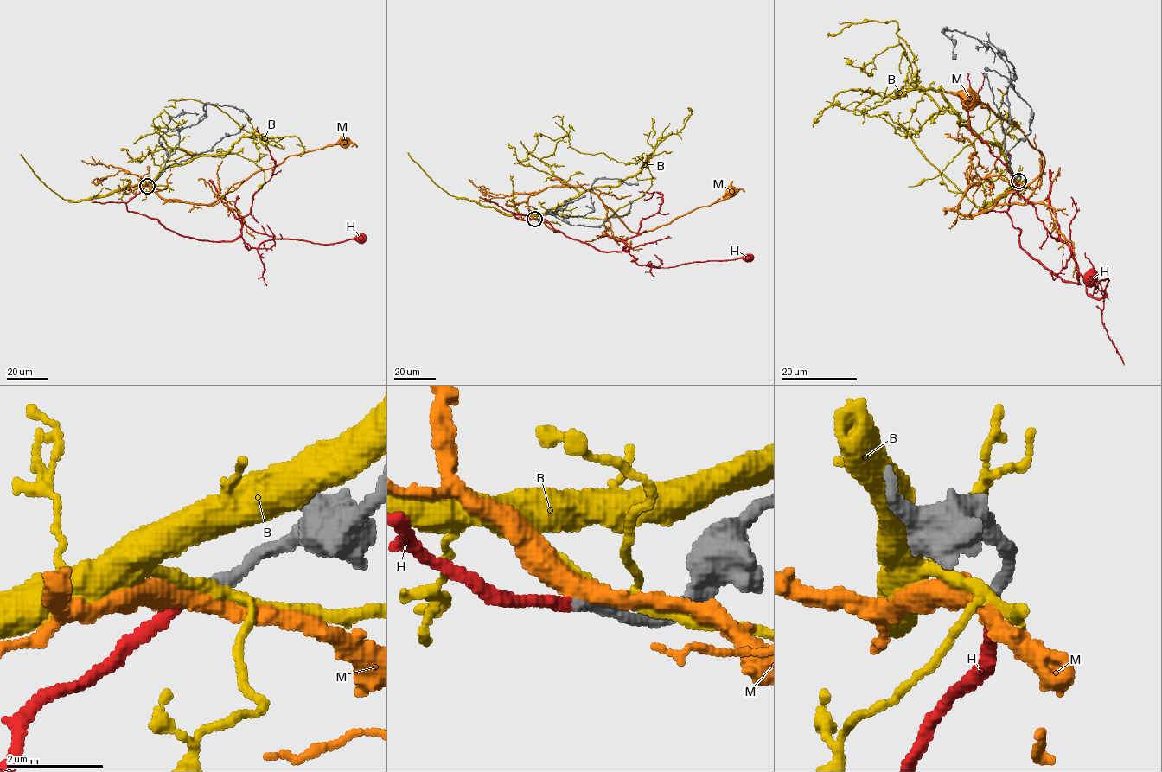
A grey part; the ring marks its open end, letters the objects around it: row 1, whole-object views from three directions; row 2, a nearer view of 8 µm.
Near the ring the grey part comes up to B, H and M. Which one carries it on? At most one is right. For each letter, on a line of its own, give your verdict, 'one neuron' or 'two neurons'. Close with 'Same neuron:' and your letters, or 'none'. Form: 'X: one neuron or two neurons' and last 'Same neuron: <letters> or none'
B: two neurons
H: one neuron
M: two neurons
Same neuron: H

